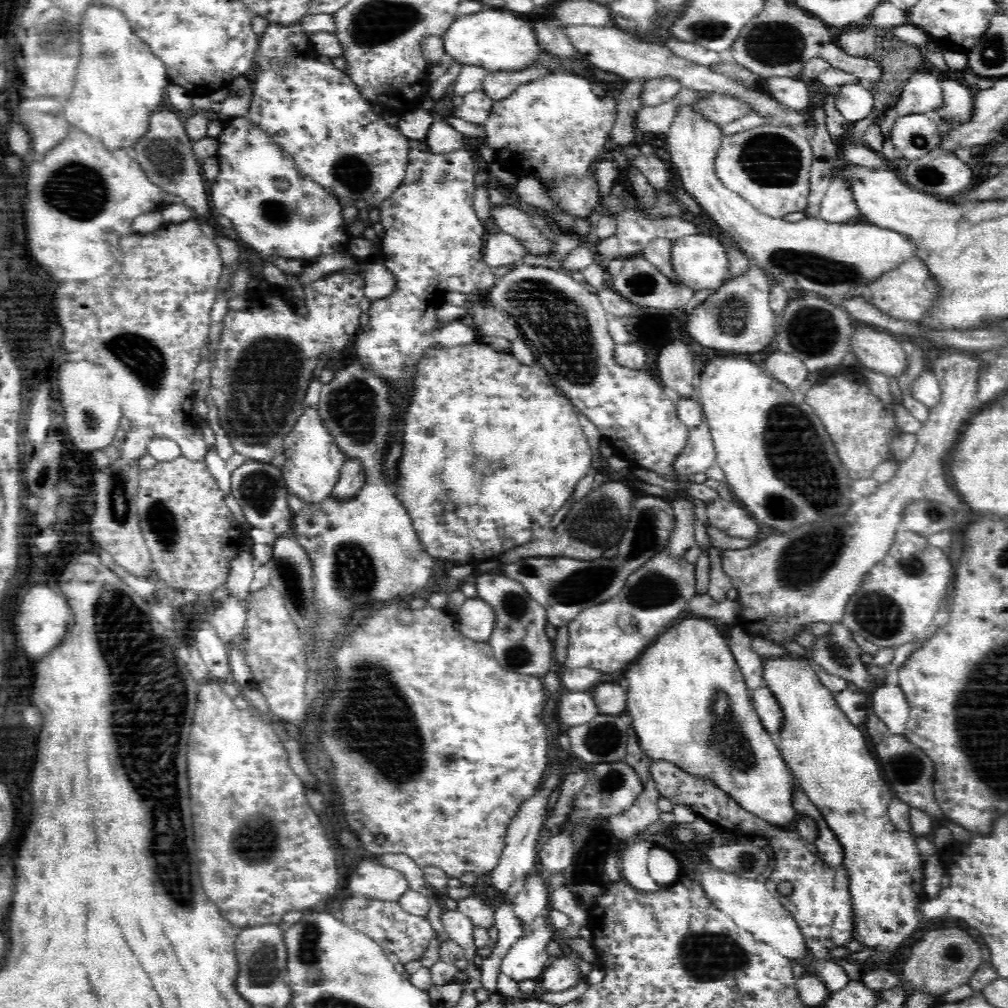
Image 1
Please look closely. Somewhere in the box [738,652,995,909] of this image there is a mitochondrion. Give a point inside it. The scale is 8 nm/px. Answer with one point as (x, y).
(904, 769)

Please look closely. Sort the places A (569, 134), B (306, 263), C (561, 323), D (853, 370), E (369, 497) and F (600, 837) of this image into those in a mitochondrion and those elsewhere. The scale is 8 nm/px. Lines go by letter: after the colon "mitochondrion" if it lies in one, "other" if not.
A: mitochondrion
B: other
C: mitochondrion
D: other
E: other
F: other

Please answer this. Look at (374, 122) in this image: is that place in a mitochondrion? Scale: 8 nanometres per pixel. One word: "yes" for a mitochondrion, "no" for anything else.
no

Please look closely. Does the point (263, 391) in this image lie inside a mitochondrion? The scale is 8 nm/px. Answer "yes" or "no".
yes

